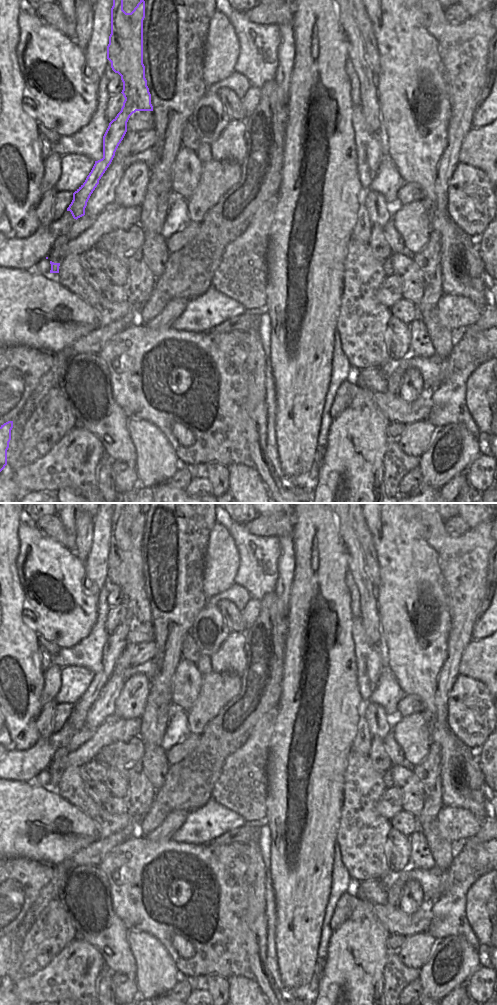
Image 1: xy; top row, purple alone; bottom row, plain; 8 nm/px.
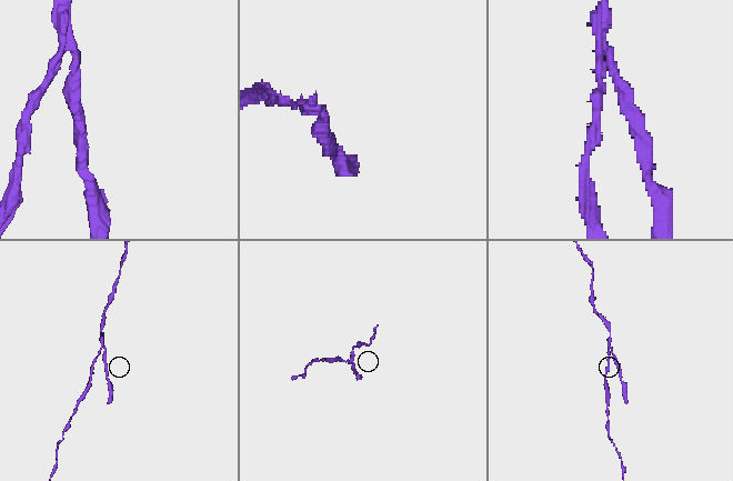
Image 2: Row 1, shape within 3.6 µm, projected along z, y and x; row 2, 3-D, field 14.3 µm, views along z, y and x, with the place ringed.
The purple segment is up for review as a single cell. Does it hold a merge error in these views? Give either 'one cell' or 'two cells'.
two cells

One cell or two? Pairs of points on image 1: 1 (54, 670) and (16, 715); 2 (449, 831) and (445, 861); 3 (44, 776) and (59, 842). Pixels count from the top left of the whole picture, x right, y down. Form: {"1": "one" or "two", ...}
{"1": "two", "2": "two", "3": "two"}

